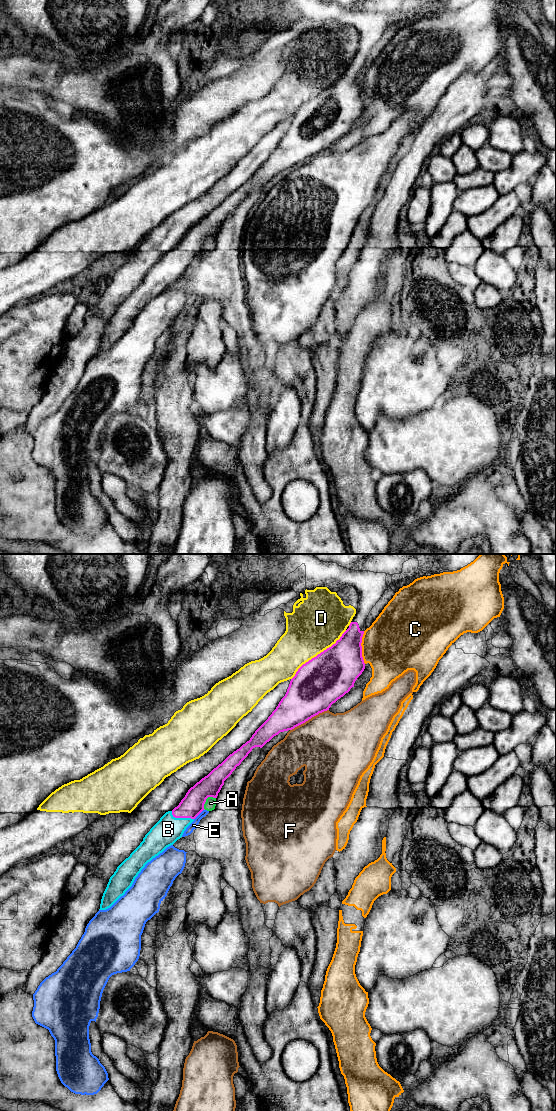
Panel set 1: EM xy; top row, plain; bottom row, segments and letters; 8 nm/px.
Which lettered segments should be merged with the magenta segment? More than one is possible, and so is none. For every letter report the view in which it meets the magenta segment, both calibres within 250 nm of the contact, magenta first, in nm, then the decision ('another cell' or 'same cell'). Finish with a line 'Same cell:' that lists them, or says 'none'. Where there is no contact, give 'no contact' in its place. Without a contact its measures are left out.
A: meets magenta in xy; 180 nm thick on the magenta side, 90 nm on the other; another cell
B: meets magenta in xy; 180 nm thick on the magenta side, 220 nm on the other; same cell
C: meets magenta in xy; 360 nm thick on the magenta side, 480 nm on the other; another cell
D: meets magenta in xy; 400 nm thick on the magenta side, 420 nm on the other; another cell
E: meets magenta in xy; 180 nm thick on the magenta side, 60 nm on the other; another cell
F: meets magenta in xy; 380 nm thick on the magenta side, 480 nm on the other; another cell
Same cell: B

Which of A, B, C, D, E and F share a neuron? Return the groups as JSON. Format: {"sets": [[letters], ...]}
{"sets": [["A", "E"], ["B"], ["C"], ["D"], ["F"]]}

